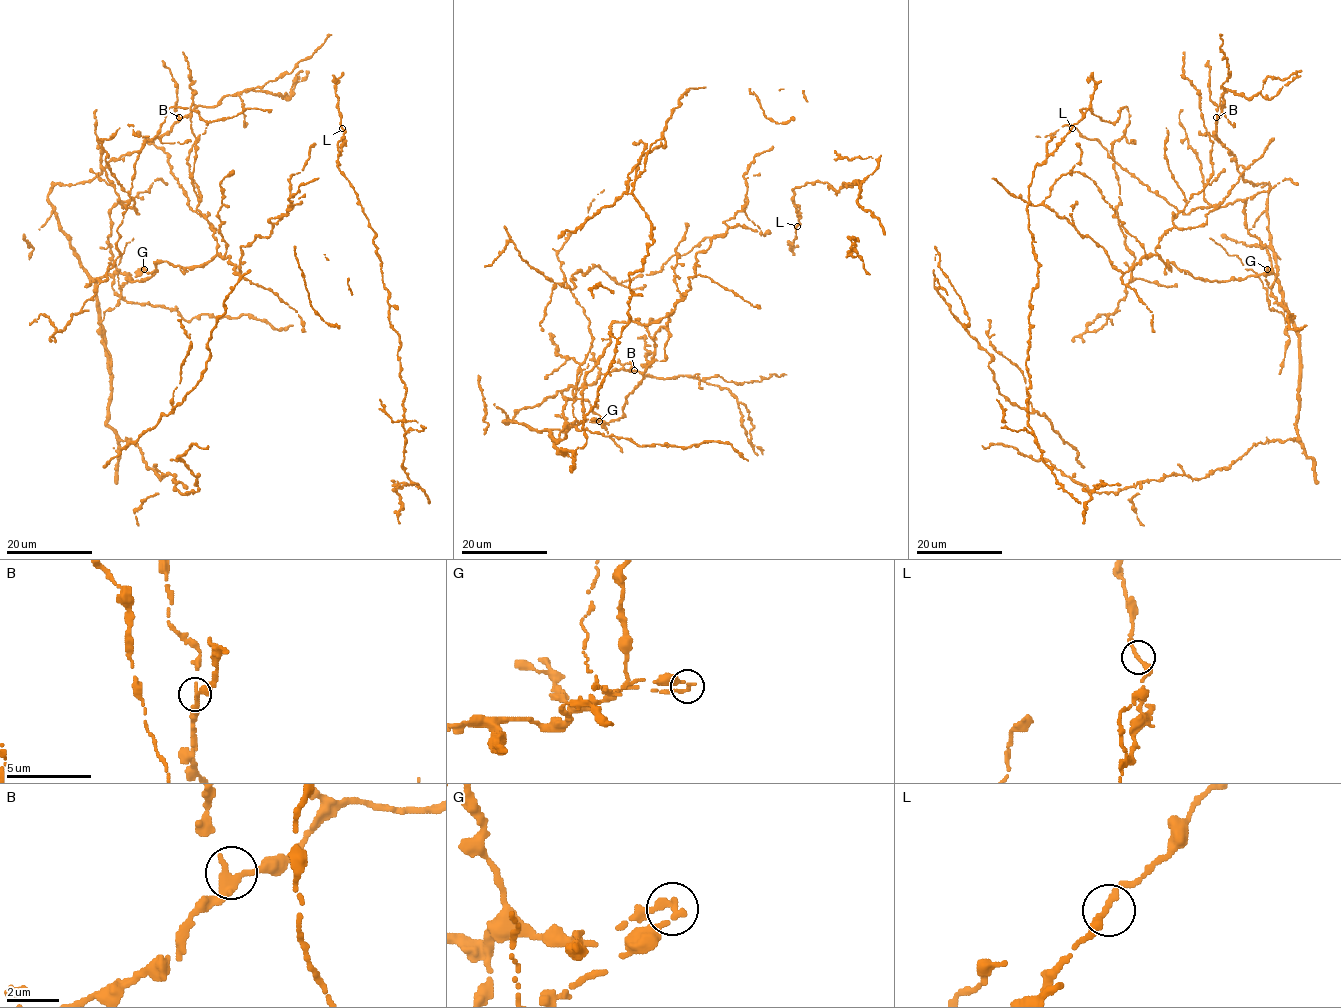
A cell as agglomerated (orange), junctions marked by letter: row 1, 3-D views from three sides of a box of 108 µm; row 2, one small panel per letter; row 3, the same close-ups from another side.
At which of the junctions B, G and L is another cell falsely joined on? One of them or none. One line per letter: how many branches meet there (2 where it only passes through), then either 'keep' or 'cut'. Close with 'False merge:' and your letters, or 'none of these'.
B: 2 branches meet; keep
G: 2 branches meet; cut
L: 2 branches meet; keep
False merge: G

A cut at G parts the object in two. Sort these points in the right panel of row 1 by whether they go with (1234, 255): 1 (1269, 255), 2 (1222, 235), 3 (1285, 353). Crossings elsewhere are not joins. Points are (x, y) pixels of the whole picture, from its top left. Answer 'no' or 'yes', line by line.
1: no
2: no
3: yes

